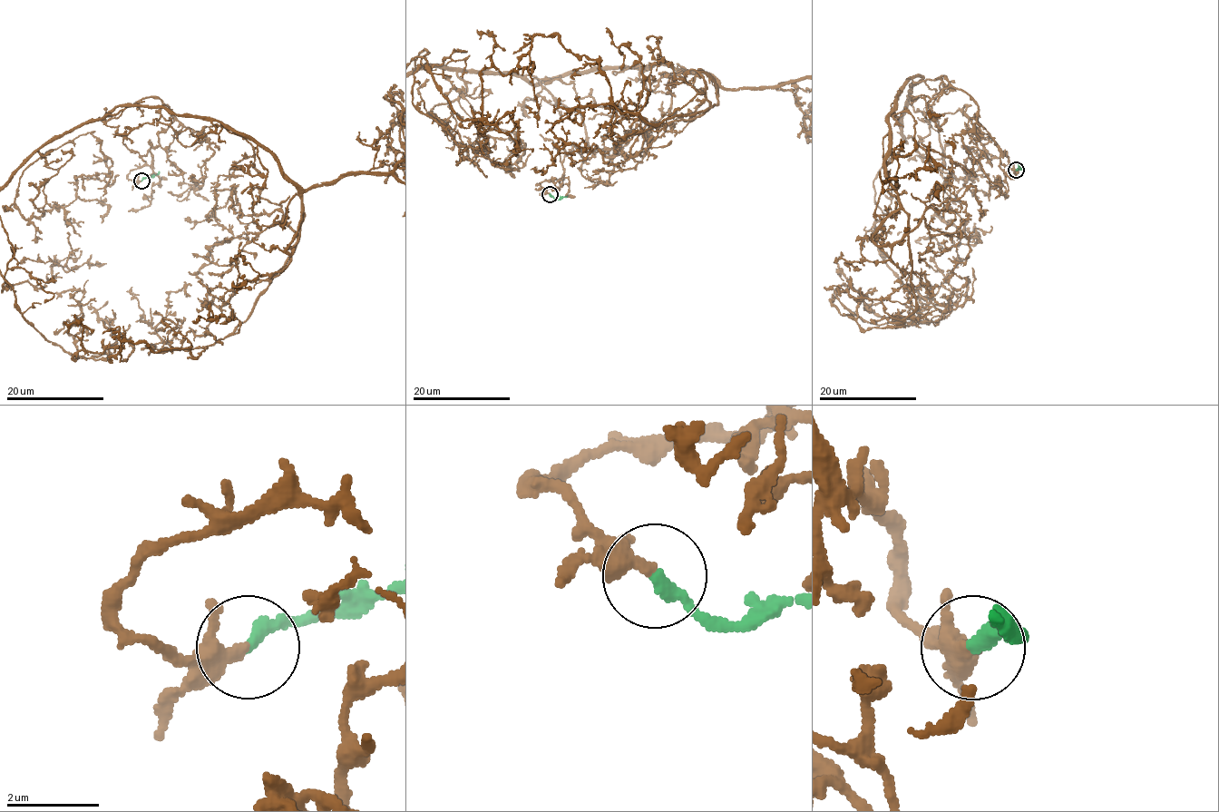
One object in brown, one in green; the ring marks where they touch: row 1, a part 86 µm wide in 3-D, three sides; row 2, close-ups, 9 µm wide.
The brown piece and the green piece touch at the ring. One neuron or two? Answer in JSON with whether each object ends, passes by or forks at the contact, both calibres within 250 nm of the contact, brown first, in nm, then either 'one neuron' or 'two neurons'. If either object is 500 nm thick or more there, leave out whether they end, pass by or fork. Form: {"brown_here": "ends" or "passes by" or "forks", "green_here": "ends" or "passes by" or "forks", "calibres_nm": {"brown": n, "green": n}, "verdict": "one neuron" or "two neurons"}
{"brown_here": "passes by", "green_here": "ends", "calibres_nm": {"brown": 240, "green": 320}, "verdict": "one neuron"}

